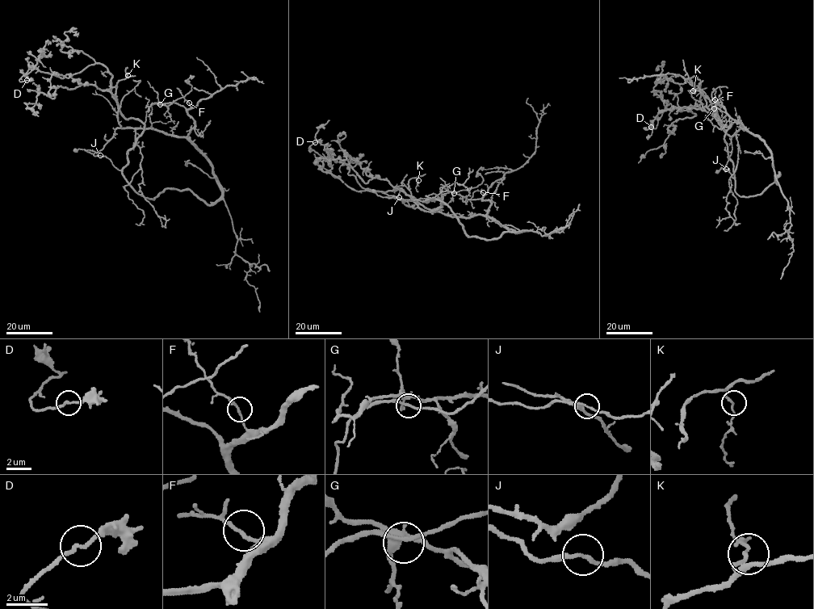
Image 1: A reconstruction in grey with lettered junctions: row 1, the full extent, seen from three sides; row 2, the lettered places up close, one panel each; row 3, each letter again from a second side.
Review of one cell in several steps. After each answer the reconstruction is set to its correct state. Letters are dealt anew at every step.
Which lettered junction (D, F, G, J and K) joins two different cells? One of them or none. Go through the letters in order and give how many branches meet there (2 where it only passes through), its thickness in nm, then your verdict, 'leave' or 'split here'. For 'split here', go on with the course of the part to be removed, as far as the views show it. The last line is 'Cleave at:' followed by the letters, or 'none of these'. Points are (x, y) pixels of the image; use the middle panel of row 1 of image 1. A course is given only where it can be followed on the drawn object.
D: 2 | 190 nm | leave
F: 2 | 160 nm | leave
G: 2 | 180 nm | leave
J: 2 | 160 nm | leave
K: 2 | 150 nm | leave
Cleave at: none of these

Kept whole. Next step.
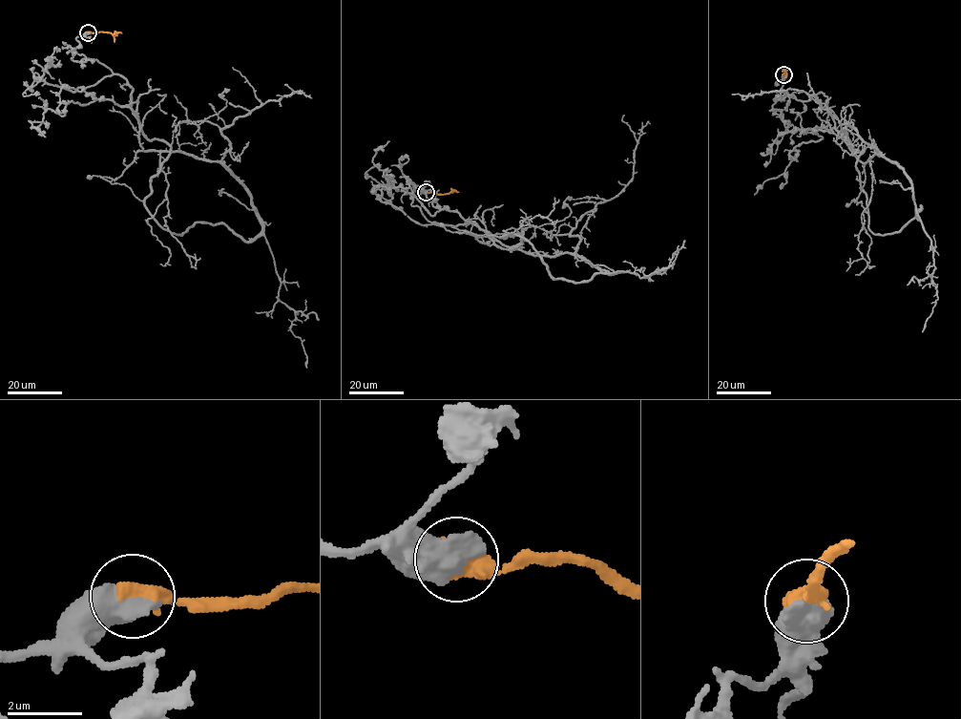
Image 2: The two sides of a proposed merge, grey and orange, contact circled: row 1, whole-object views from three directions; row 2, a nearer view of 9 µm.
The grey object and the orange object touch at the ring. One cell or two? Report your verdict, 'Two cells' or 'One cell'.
One cell

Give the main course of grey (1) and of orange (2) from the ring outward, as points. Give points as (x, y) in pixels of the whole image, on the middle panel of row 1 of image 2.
1: (426, 192), (411, 204), (428, 221), (608, 273), (646, 277), (678, 245)
2: (426, 192), (446, 194), (458, 191)

